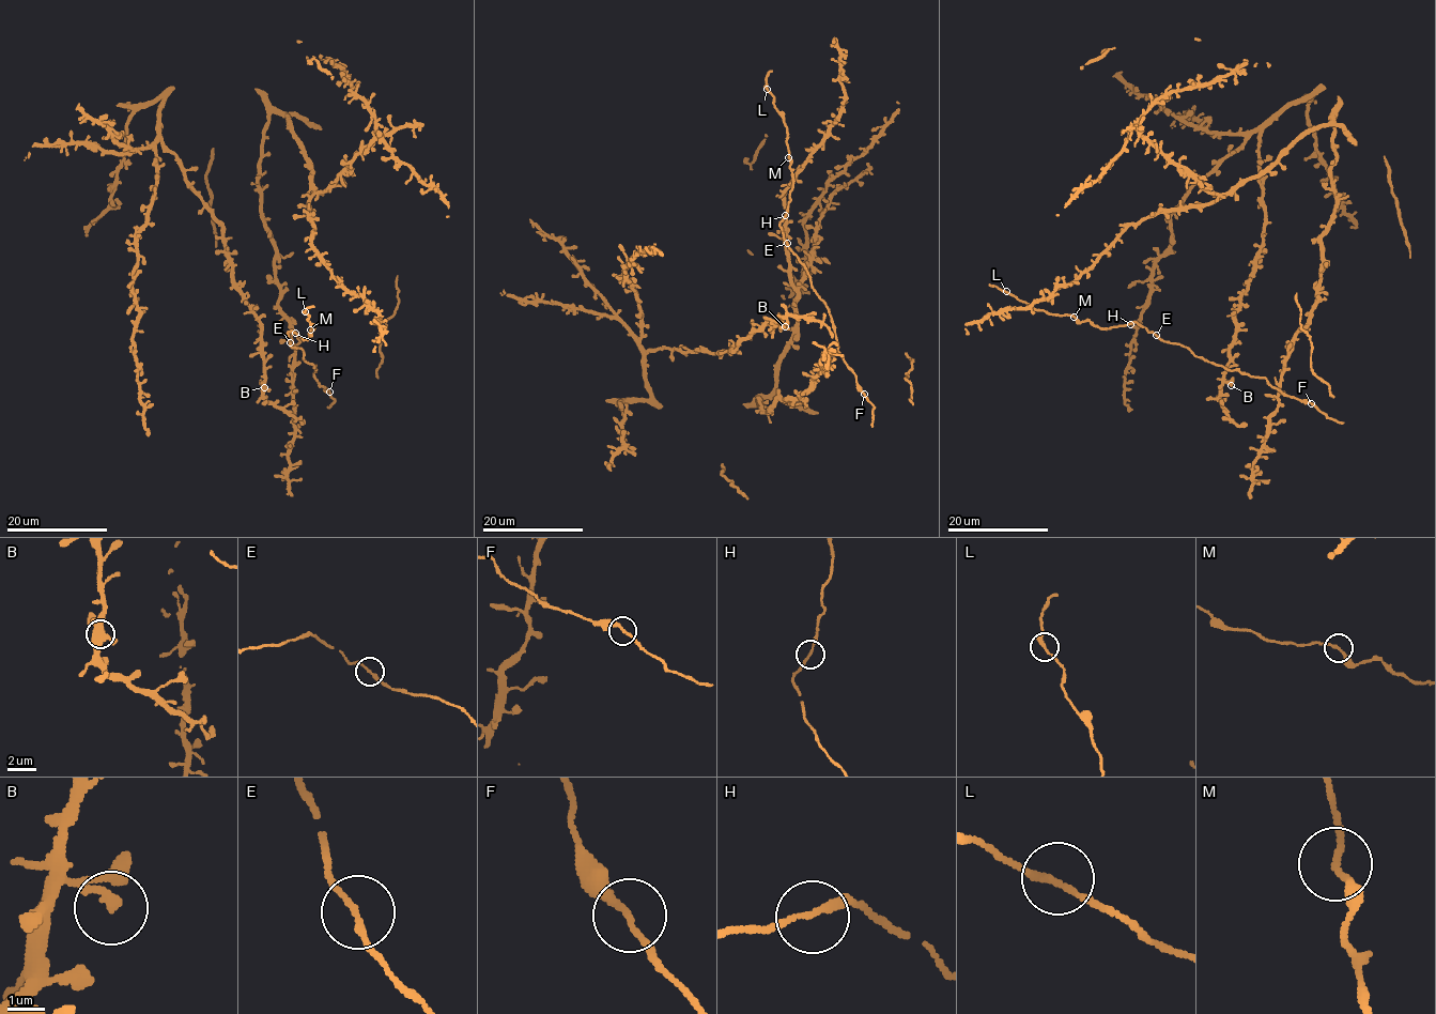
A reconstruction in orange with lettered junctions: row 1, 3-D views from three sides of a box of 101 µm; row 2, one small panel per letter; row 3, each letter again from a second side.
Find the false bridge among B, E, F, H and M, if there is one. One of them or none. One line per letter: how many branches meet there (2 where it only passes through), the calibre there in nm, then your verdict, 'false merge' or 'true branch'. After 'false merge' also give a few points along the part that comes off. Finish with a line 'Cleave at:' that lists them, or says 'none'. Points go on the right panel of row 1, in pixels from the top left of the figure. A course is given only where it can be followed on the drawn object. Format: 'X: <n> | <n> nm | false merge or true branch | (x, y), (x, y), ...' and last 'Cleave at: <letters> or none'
B: 2 | 200 nm | true branch
E: 2 | 160 nm | true branch
F: 2 | 190 nm | true branch
H: 2 | 150 nm | true branch
M: 2 | 180 nm | true branch
Cleave at: none

